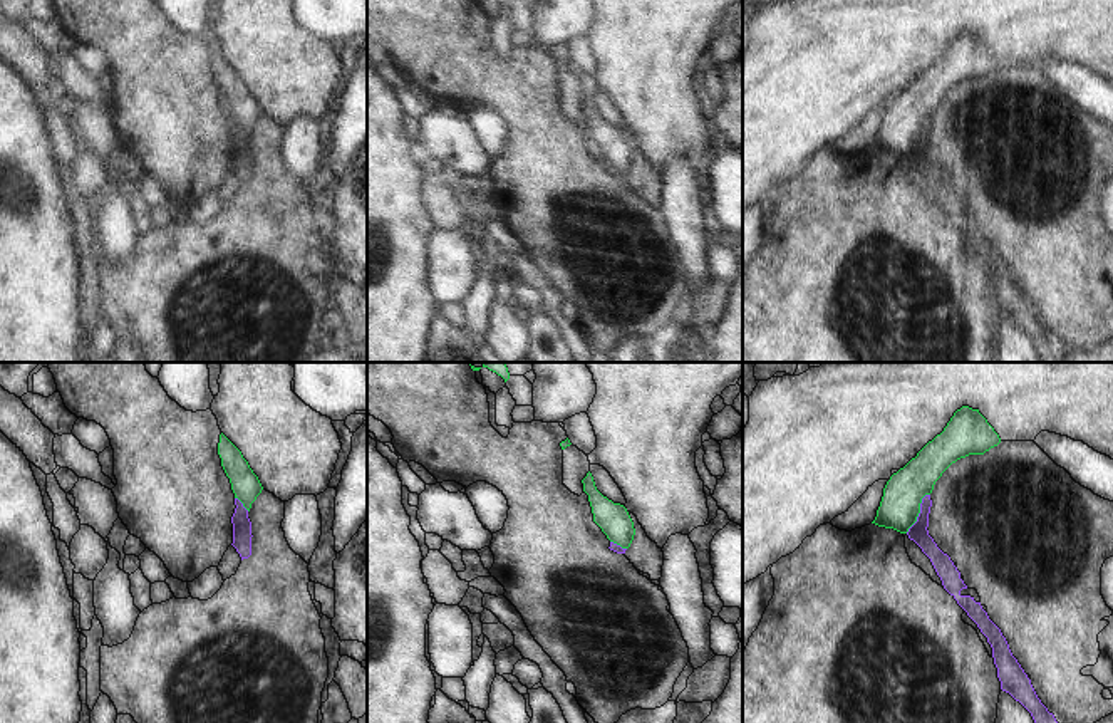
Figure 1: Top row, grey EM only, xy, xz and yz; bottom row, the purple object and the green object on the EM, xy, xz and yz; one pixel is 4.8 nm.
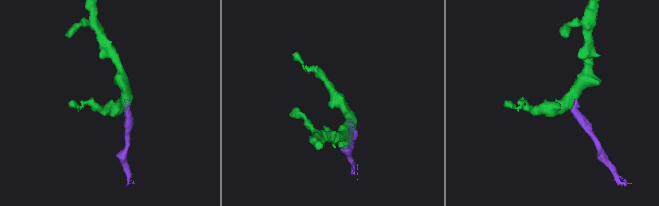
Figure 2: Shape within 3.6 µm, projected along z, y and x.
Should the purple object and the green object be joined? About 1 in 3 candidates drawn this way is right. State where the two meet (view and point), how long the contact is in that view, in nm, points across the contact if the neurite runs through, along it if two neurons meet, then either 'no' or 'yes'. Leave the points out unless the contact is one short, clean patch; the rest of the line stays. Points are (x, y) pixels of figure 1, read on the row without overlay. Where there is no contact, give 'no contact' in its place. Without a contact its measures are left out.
yz (921, 136) | 220 nm | along yz (929, 118), (922, 123), (917, 145), (905, 156) | no

